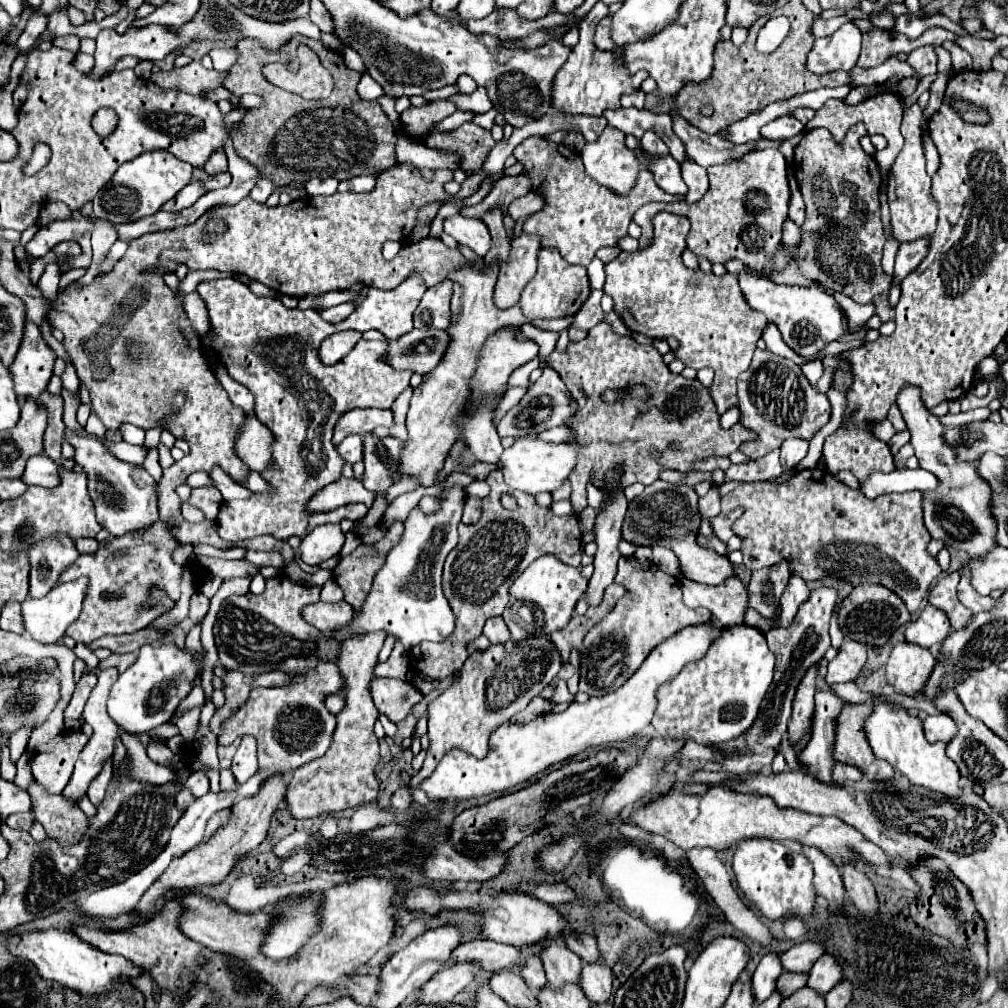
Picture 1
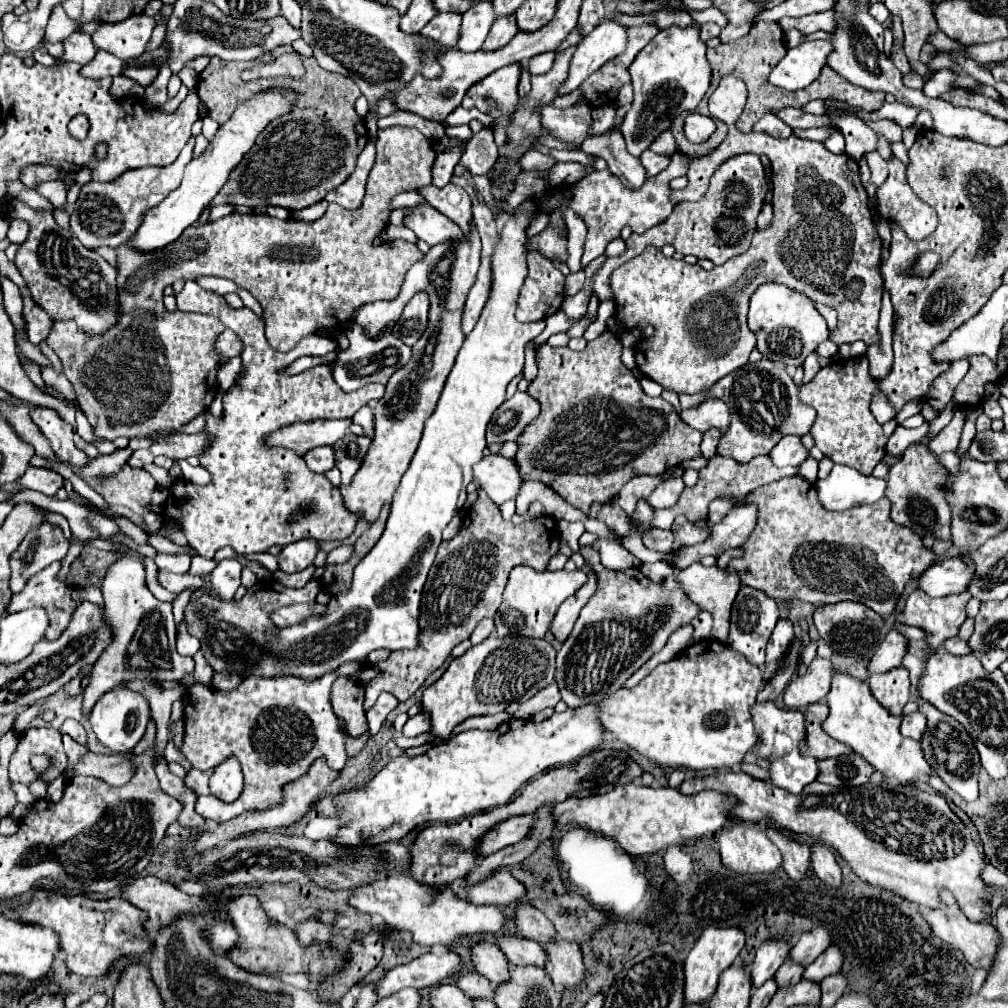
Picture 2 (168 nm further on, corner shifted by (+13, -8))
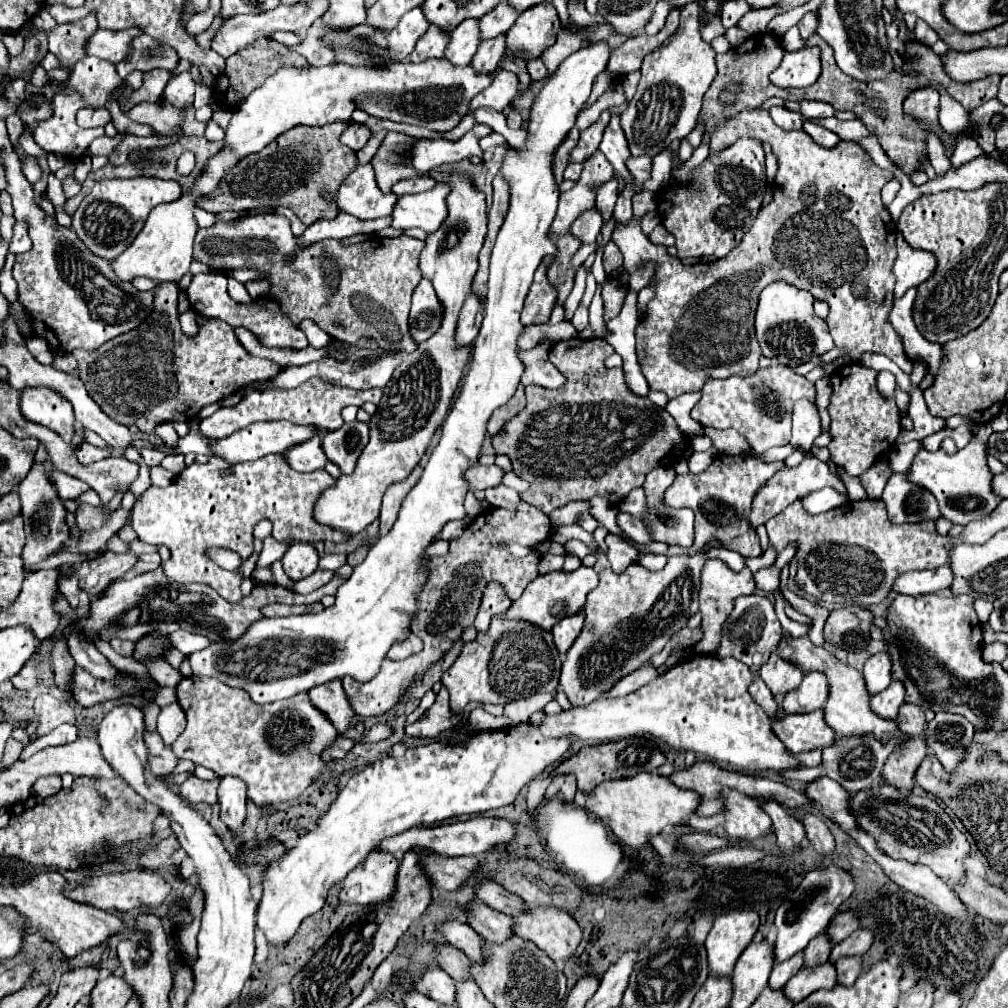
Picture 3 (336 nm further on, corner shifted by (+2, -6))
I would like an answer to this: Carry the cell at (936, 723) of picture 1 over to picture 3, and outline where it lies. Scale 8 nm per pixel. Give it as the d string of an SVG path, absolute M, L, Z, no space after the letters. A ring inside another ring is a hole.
M903 704L899 708L895 722L899 722L899 730L903 730L903 734L911 734L911 736L921 734L927 724L923 708L915 706L915 704Z

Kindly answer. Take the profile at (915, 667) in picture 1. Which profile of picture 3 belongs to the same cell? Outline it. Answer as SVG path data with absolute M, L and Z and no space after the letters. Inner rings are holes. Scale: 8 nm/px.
M891 682L889 688L871 698L871 710L875 710L875 714L879 714L881 718L895 720L897 710L903 704L903 696L905 696L903 682Z

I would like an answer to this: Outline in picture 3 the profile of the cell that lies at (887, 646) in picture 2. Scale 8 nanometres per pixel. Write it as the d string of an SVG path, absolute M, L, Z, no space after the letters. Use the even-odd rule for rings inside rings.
M879 652L867 658L863 666L863 680L867 686L867 694L875 696L879 690L885 690L891 684L891 662L887 652Z

